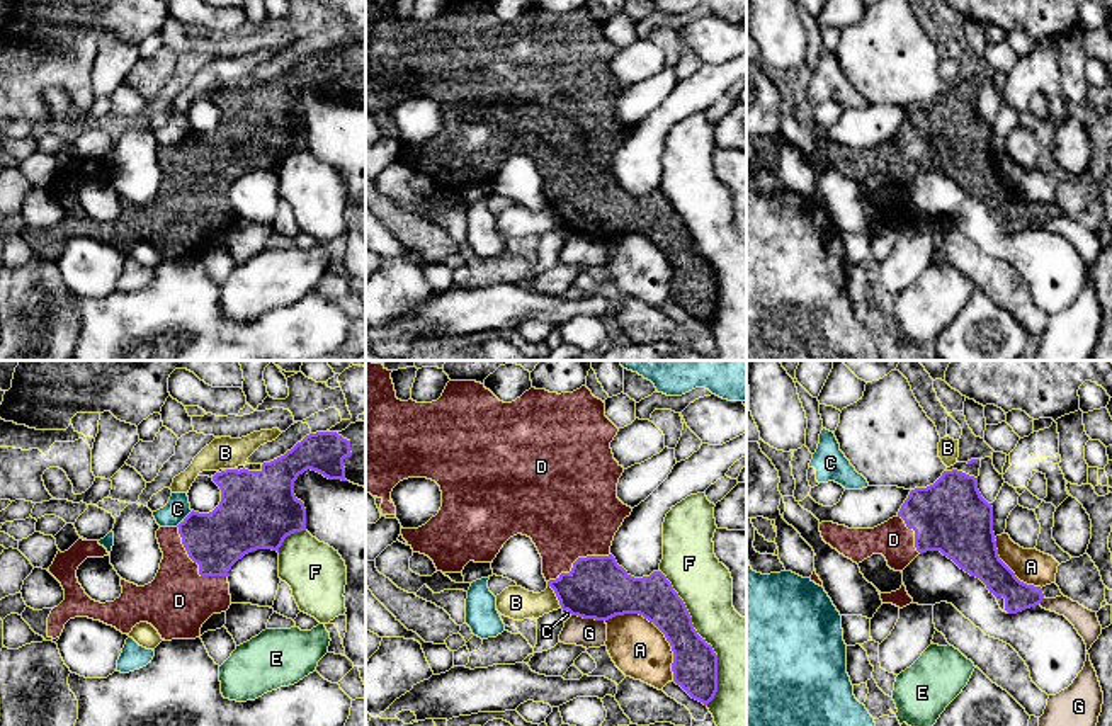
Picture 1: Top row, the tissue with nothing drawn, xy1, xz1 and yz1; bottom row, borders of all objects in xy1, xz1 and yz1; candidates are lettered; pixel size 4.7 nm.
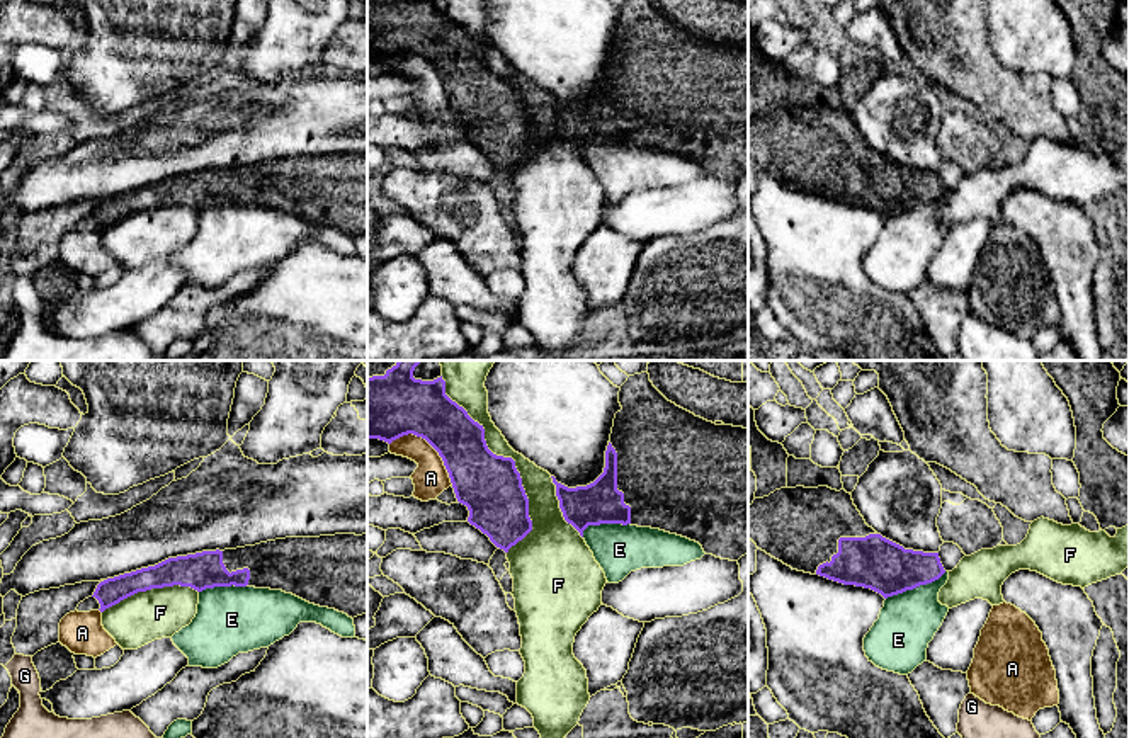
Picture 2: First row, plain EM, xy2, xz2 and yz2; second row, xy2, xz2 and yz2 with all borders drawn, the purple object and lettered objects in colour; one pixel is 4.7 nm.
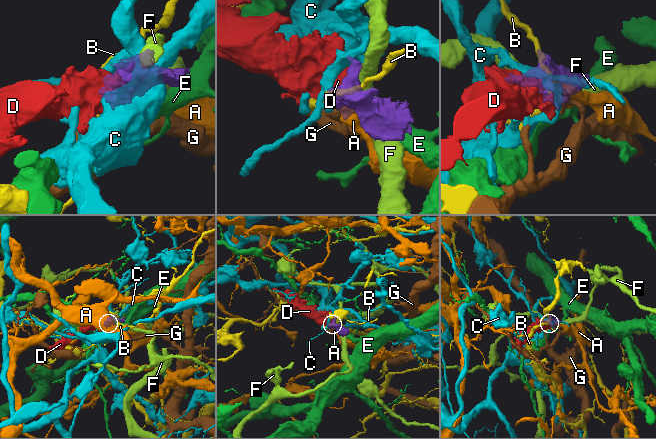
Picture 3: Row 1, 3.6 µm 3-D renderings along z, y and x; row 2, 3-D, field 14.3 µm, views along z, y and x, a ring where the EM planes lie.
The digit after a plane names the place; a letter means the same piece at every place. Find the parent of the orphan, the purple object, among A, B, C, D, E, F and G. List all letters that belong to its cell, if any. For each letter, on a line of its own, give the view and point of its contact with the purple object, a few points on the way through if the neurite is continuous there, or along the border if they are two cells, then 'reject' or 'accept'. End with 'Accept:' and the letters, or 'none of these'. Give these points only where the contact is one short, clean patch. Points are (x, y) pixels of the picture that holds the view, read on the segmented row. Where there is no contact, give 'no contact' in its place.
A: meets purple in xz1 at (658, 628); reject
B: meets purple in xz1 at (556, 595); border along xz1 (548, 585), (561, 607); reject
C: meets purple in xy1 at (186, 517); reject
D: meets purple in xy1 at (196, 561); accept
E: meets purple in yz2 at (915, 587); border along yz2 (946, 572), (930, 582), (886, 599); reject
F: meets purple in xz2 at (512, 459); reject
G: meets purple in xz1 at (589, 618); border along xz1 (572, 614), (604, 621); reject
Accept: D

